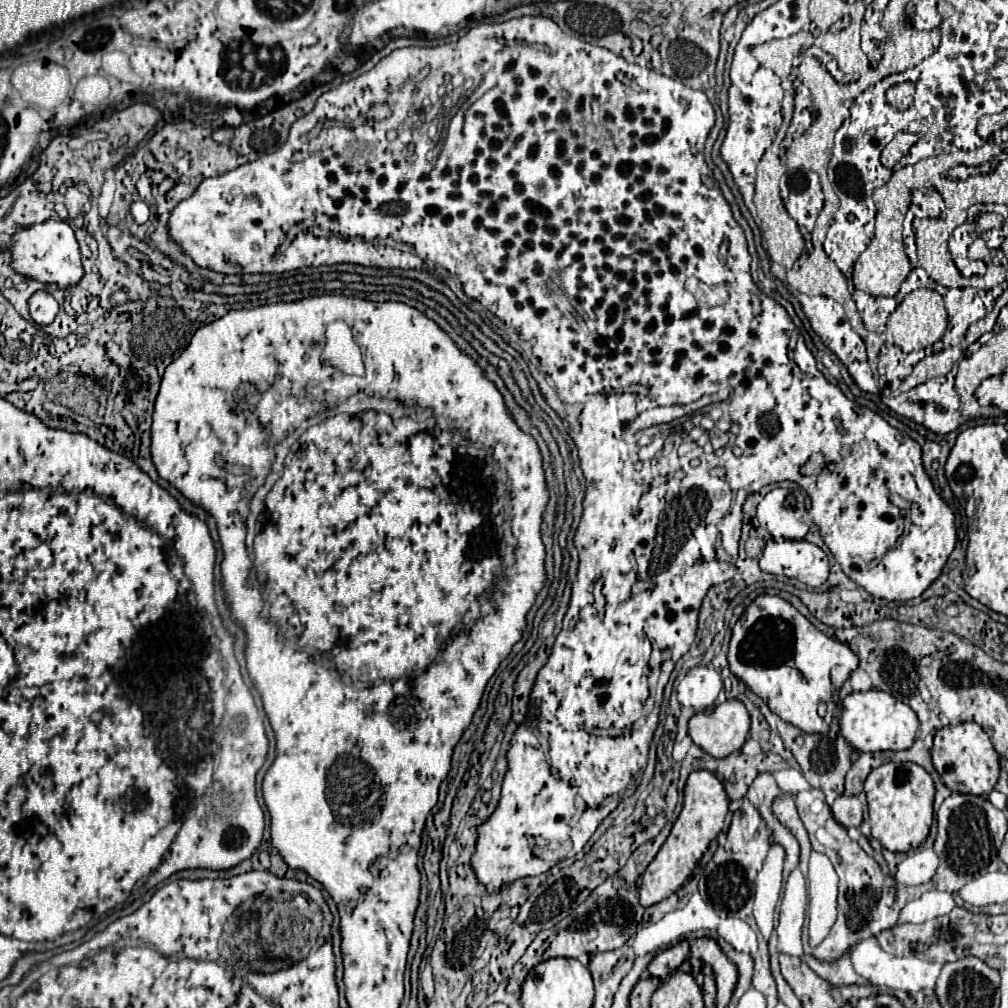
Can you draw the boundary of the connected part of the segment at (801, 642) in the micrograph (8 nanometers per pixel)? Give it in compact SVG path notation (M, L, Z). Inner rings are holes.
M759 595L745 607L733 627L727 655L731 671L783 721L805 733L827 733L829 723L819 721L817 703L839 689L859 659L849 645L827 637L811 625L791 603L777 595Z

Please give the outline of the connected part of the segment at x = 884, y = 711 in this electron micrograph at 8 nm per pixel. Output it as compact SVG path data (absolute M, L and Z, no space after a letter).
M869 689L865 693L853 691L843 699L841 711L841 733L849 745L857 751L903 751L909 749L915 741L919 721L913 709L893 695L879 689Z

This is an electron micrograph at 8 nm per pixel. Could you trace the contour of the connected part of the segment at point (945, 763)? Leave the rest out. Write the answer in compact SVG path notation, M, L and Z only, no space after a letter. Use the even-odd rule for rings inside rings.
M967 721L959 725L947 725L935 733L935 743L931 747L931 757L941 781L959 793L989 795L999 779L999 755L993 749L989 735L981 725Z

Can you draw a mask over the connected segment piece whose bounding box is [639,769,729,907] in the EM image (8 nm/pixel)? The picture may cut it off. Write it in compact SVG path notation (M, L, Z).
M705 769L693 771L685 783L683 809L681 809L677 821L673 823L673 829L671 829L667 841L661 845L659 853L655 855L655 859L651 861L651 865L645 869L645 873L641 877L639 895L641 895L643 907L651 907L651 905L663 901L665 897L669 897L683 885L683 881L691 875L691 871L697 865L697 861L701 859L701 855L707 851L709 843L723 829L727 813L729 813L729 797L723 789L723 783L711 771L705 771Z

